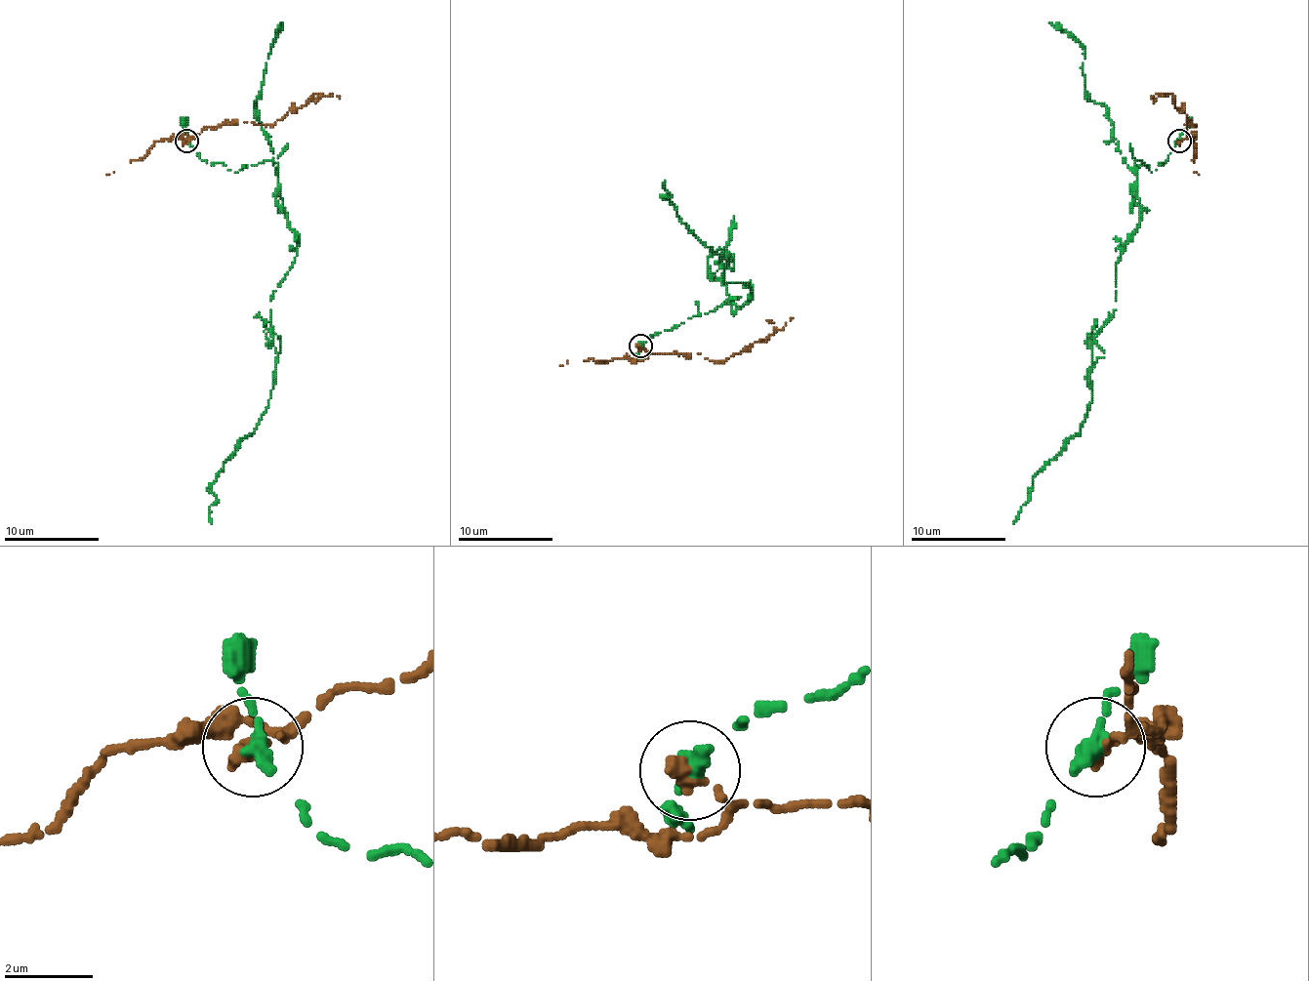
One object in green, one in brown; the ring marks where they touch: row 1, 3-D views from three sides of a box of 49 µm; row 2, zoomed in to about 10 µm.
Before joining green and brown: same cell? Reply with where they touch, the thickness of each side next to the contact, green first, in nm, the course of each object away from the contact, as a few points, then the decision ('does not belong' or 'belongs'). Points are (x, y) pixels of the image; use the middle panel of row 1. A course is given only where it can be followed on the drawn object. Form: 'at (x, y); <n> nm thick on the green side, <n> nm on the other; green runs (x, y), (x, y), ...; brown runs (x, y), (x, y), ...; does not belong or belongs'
at (640, 346); 440 nm thick on the green side, 380 nm on the other; green runs (640, 347), (750, 297), (745, 282), (724, 282), (731, 259), (681, 221), (665, 199), (665, 181); brown runs (638, 347), (650, 353), (700, 353), (710, 360), (726, 360), (769, 337), (793, 318); does not belong

